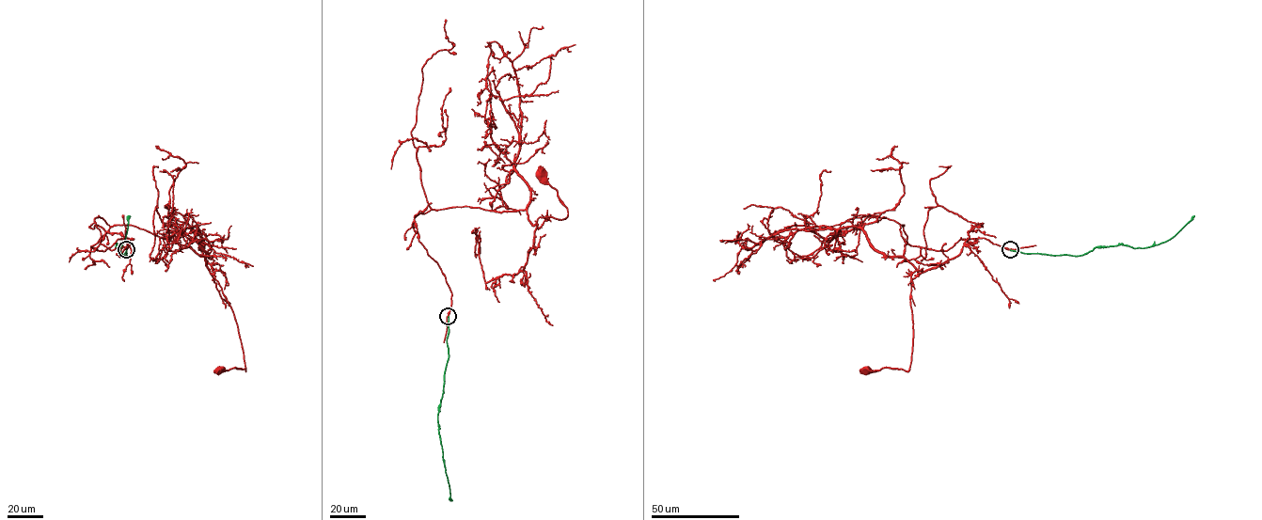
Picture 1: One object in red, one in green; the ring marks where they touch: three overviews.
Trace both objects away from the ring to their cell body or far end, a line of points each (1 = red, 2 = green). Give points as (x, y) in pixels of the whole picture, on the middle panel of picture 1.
1: (448, 316), (449, 288), (414, 218), (468, 206), (526, 210), (534, 225), (564, 219), (566, 207), (540, 173)
2: (448, 316), (449, 357), (437, 422), (451, 500)

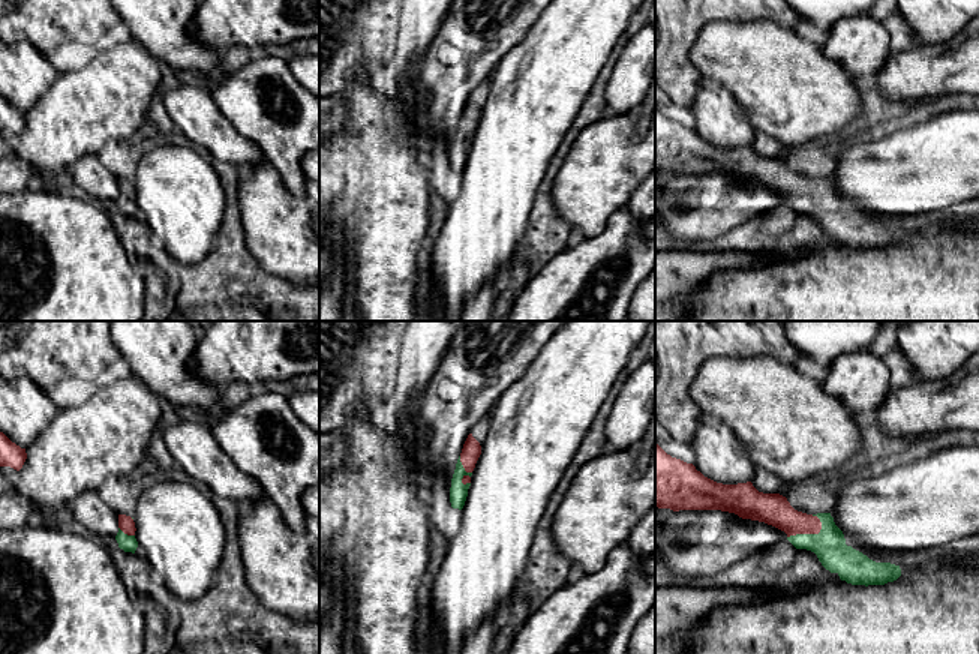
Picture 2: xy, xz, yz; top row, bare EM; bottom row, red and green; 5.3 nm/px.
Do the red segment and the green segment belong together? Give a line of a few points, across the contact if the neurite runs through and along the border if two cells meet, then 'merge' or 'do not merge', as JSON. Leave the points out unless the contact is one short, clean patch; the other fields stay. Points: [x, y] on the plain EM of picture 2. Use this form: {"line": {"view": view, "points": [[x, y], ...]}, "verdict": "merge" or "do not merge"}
{"line": {"view": "yz", "points": [[772, 173], [807, 197], [817, 197], [829, 209]]}, "verdict": "merge"}

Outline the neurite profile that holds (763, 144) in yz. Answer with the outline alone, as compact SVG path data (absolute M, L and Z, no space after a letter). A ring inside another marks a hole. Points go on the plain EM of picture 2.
M760 130L756 132L751 147L763 158L778 158L783 152L783 146L777 140Z

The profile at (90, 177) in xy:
M97 154L82 156L69 176L70 186L90 200L117 200L118 178L97 159Z

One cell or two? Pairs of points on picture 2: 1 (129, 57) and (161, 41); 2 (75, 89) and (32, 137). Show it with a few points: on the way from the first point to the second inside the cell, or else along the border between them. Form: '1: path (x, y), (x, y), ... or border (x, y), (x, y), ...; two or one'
1: border (131, 36), (156, 59); two
2: path (68, 101), (44, 125); one

